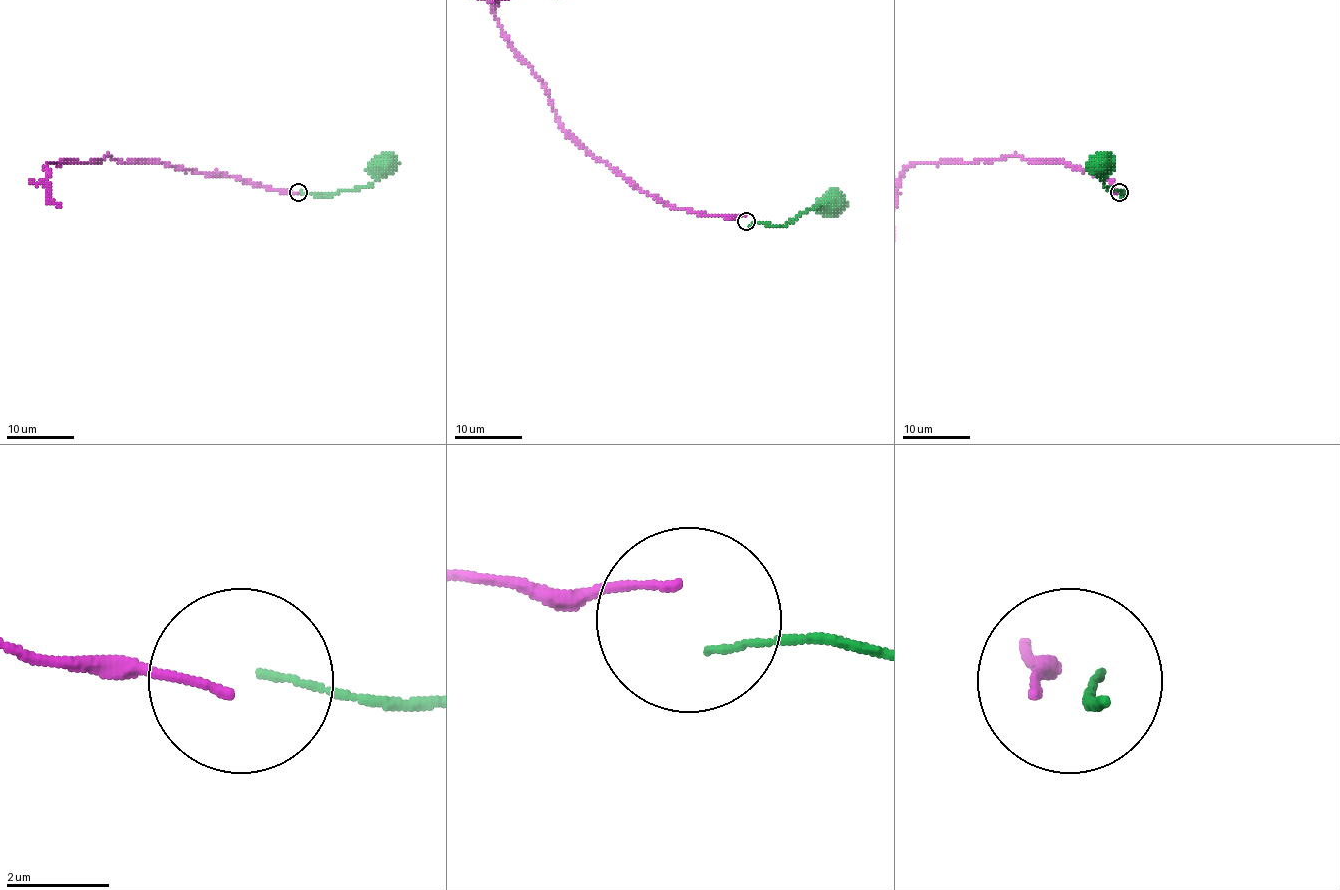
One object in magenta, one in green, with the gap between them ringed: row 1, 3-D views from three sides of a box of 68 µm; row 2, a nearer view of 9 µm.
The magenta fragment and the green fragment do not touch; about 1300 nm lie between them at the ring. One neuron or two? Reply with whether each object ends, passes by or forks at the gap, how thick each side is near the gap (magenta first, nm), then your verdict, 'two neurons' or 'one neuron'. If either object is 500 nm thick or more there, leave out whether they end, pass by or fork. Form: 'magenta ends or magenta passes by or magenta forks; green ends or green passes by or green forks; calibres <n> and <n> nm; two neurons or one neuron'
magenta ends; green ends; calibres 170 and 120 nm; two neurons

